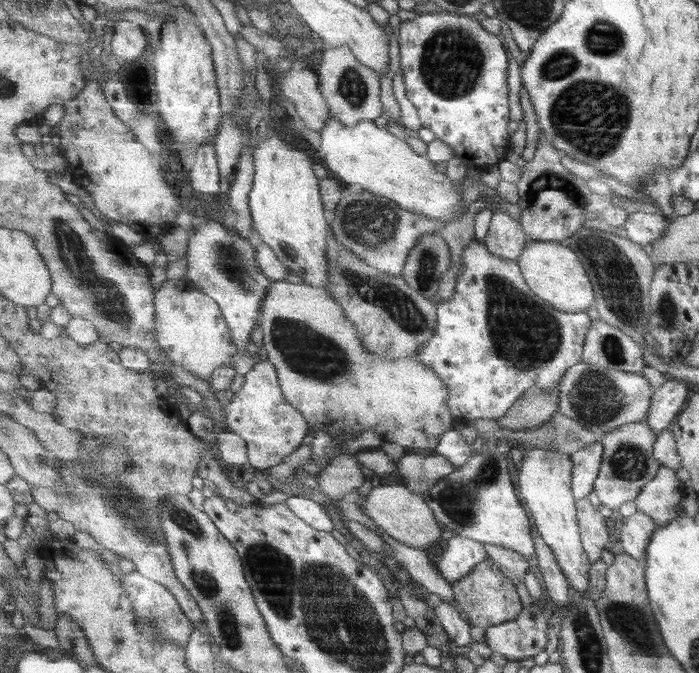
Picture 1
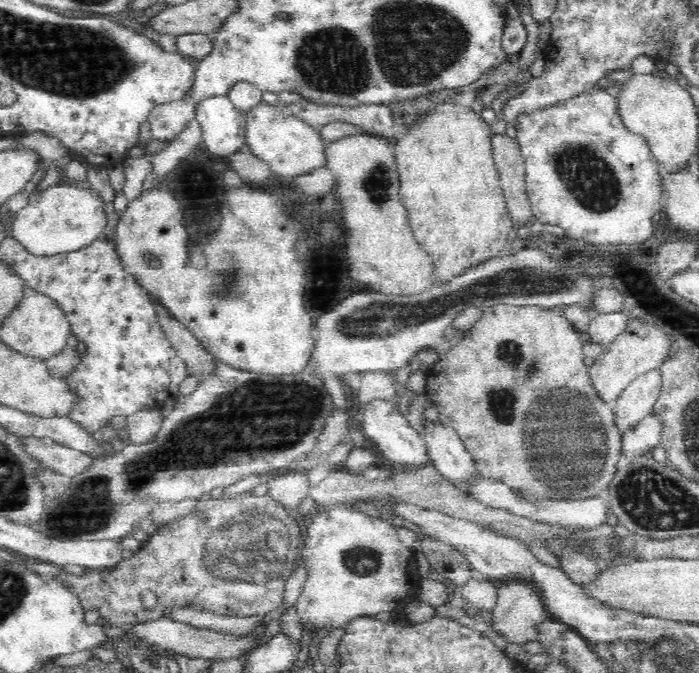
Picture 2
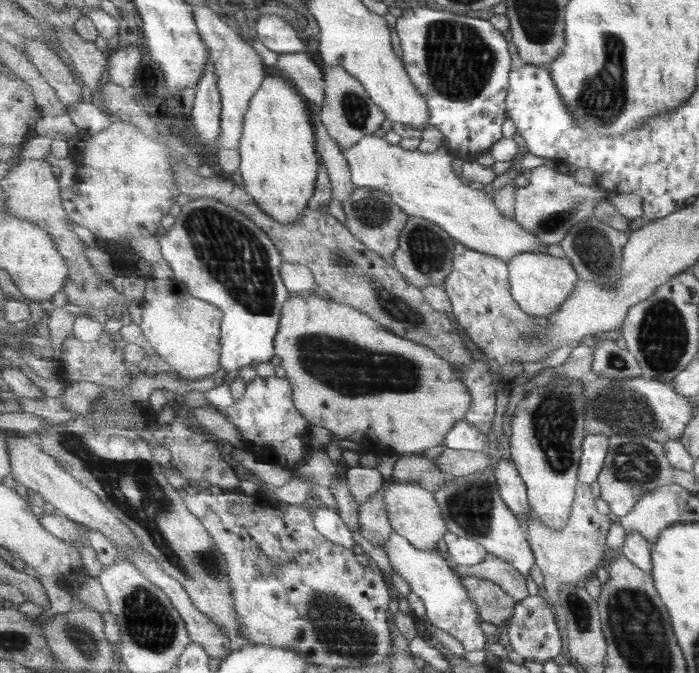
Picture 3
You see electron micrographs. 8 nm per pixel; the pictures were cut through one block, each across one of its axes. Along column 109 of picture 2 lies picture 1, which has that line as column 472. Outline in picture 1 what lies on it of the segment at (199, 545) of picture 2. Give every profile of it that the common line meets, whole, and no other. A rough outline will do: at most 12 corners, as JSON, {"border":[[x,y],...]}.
{"border":[[490,558],[452,584],[457,606],[487,630],[523,611]]}

